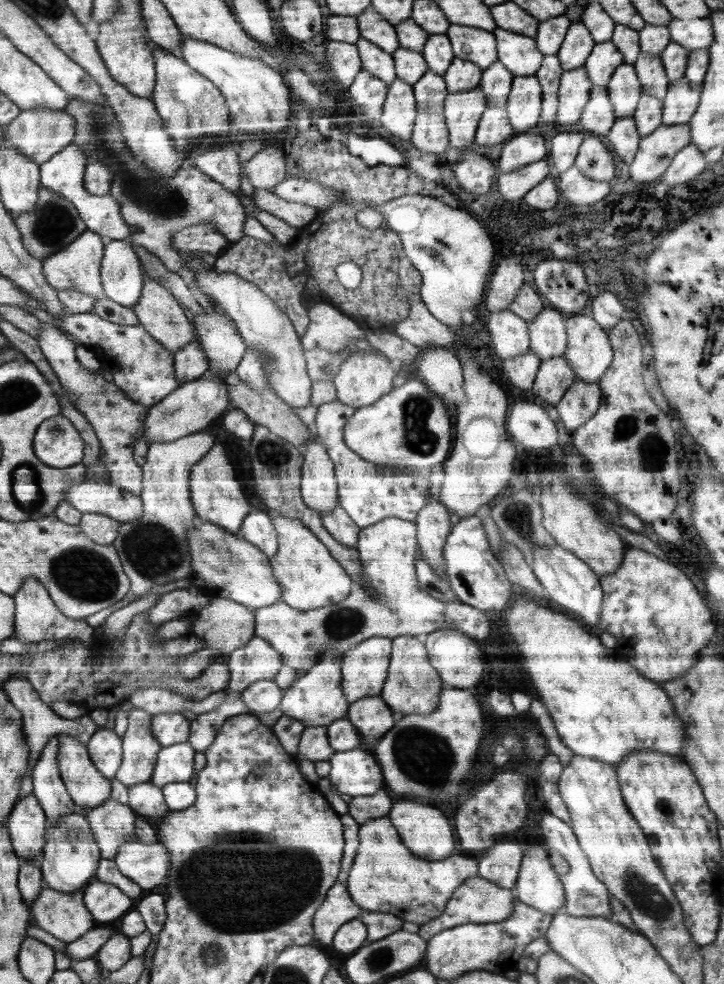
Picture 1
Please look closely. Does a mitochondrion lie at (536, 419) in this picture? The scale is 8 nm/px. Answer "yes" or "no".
no

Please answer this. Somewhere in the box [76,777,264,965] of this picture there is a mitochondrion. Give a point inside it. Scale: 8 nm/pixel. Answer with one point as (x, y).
(228, 925)

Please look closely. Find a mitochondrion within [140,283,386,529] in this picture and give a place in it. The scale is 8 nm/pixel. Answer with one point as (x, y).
(276, 455)

